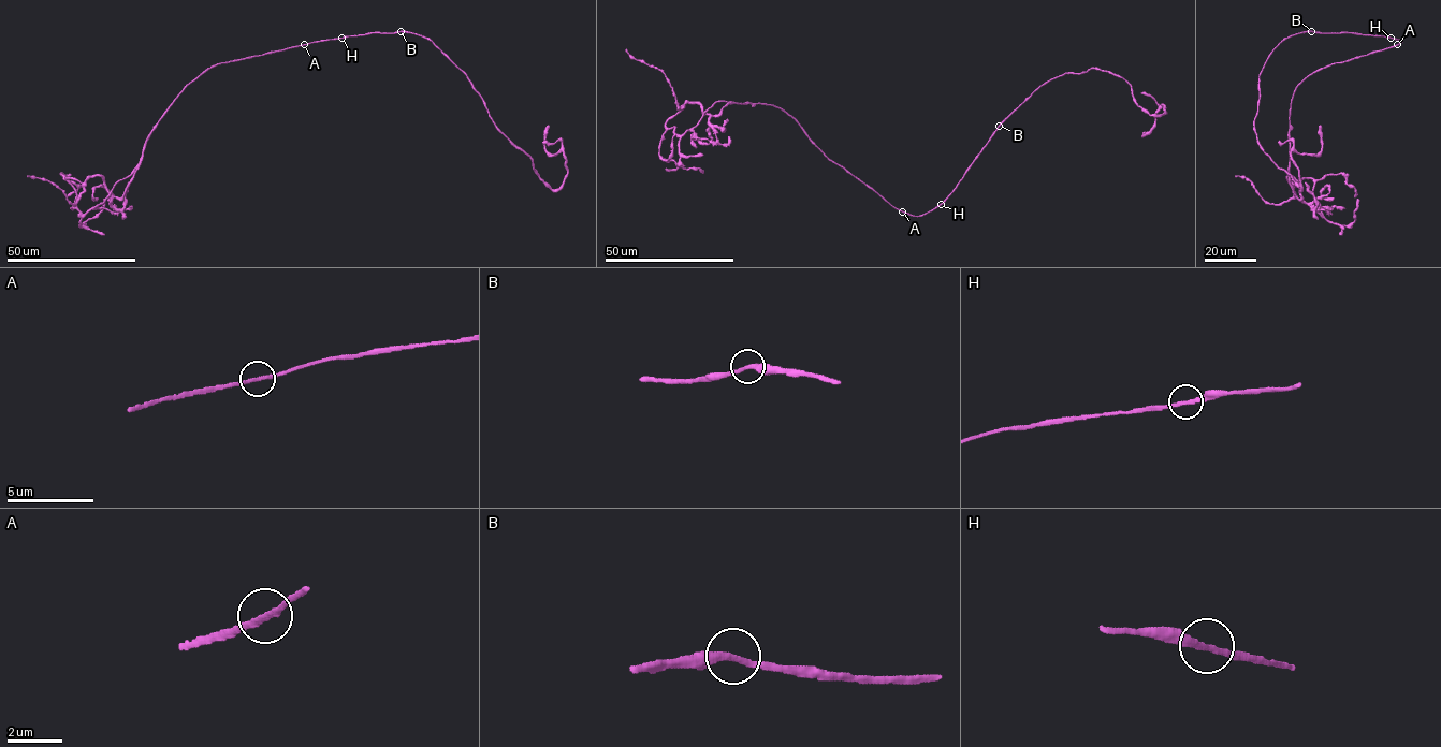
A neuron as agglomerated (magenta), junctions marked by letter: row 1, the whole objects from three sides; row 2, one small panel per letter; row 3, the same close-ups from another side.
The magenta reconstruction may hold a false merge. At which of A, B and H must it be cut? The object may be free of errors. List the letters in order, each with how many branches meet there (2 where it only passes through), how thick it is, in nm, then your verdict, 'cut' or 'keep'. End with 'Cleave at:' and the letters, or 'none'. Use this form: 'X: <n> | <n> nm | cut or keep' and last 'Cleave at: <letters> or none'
A: 2 | 170 nm | keep
B: 2 | 240 nm | keep
H: 2 | 180 nm | keep
Cleave at: none

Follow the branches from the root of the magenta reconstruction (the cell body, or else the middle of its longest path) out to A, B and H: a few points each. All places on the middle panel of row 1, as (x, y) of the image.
A: (922, 215), (902, 210)
B: (922, 215), (939, 206), (952, 191), (999, 126)
H: (922, 215), (941, 204)

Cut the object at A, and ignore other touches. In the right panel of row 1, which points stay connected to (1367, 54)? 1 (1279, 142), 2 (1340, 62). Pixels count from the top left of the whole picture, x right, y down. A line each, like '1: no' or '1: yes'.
1: no
2: yes

